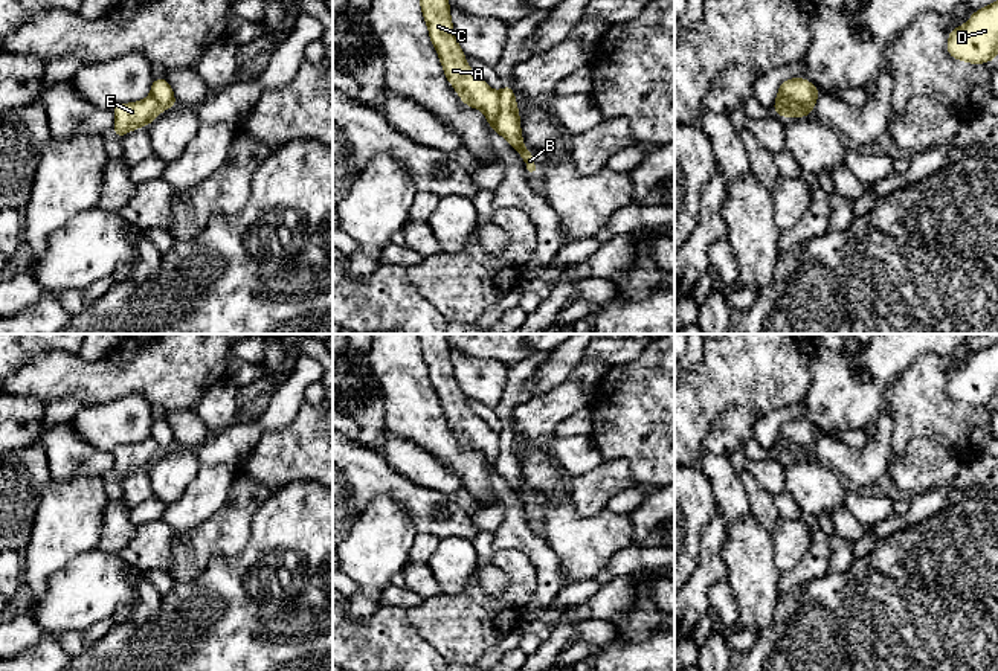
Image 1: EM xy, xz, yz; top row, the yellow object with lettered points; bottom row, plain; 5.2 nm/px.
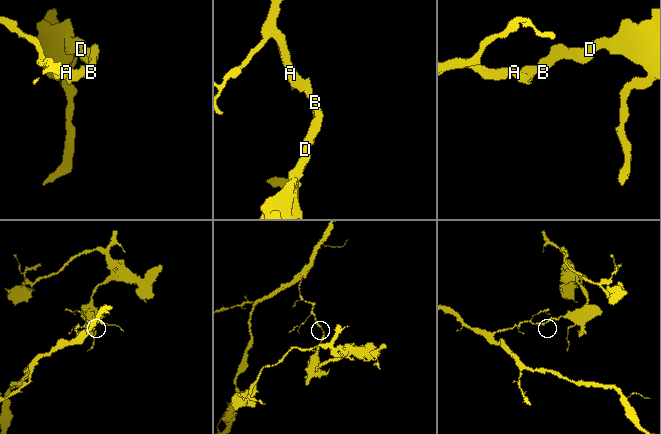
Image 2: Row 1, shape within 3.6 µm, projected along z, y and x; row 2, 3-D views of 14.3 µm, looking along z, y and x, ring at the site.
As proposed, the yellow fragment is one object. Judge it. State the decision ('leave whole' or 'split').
split

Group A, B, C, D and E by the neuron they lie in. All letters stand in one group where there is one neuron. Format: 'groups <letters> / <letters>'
groups A C E / B D

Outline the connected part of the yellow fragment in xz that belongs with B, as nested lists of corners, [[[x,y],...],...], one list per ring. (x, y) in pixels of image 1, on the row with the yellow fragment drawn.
[[[504,85],[499,92],[497,116],[493,122],[493,130],[501,134],[523,159],[530,172],[536,171],[534,156],[522,142],[520,114],[516,104],[514,90],[511,85]]]

